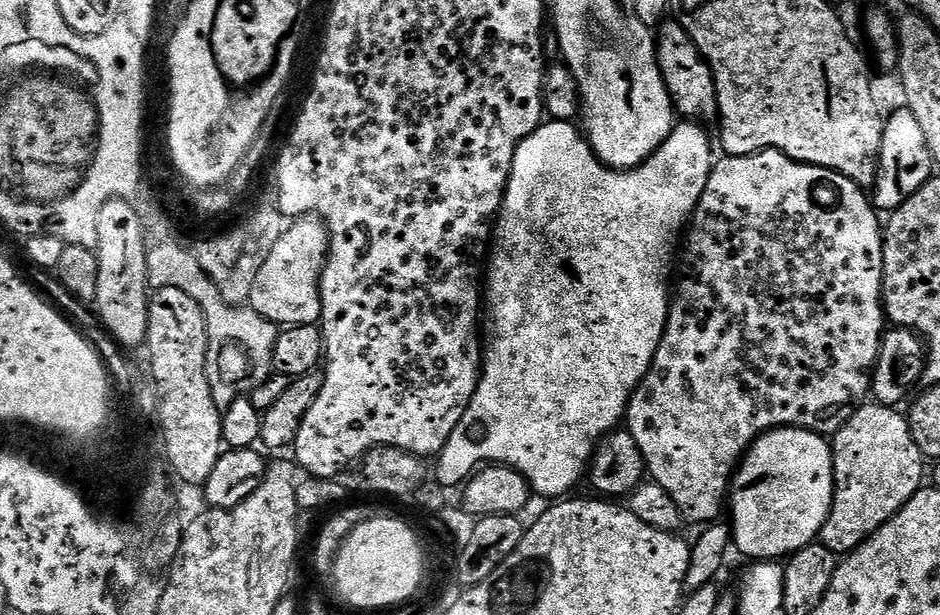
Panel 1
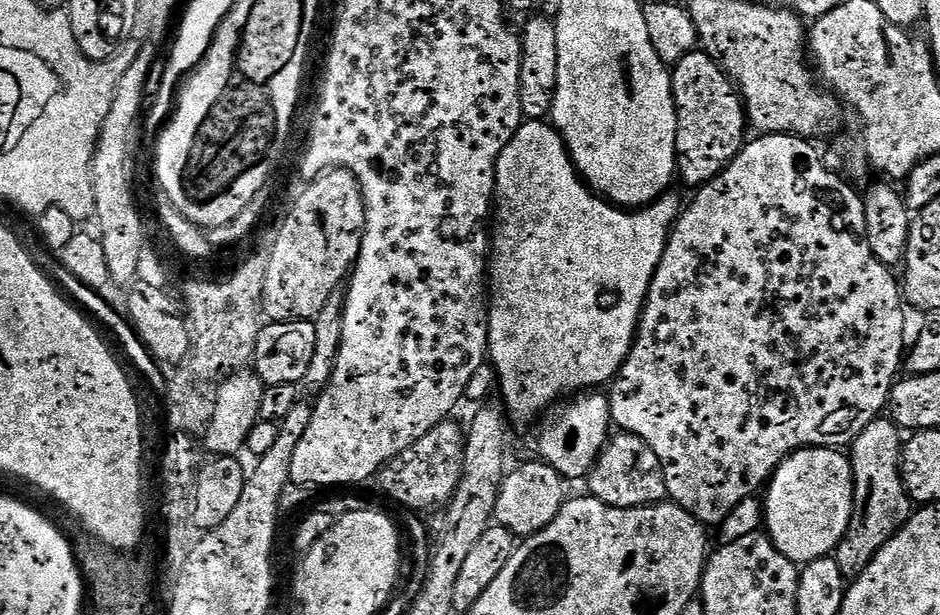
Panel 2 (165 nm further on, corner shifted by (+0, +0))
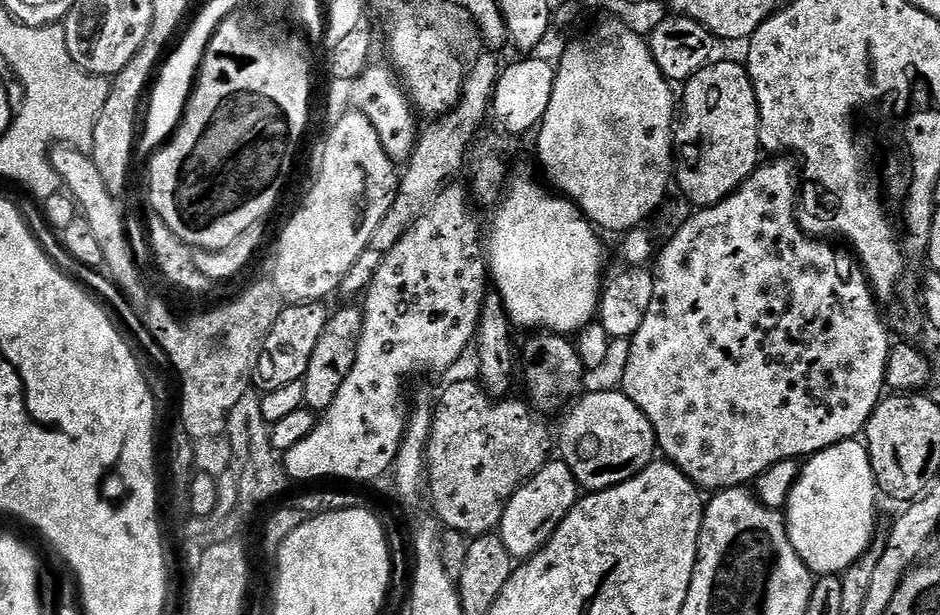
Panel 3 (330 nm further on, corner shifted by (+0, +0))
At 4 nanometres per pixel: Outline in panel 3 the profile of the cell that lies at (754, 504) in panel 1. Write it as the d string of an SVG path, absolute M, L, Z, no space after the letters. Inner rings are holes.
M859 439L843 440L803 461L800 477L788 499L786 523L788 537L802 562L817 577L842 574L872 544L876 532L876 475L868 457L867 447Z

